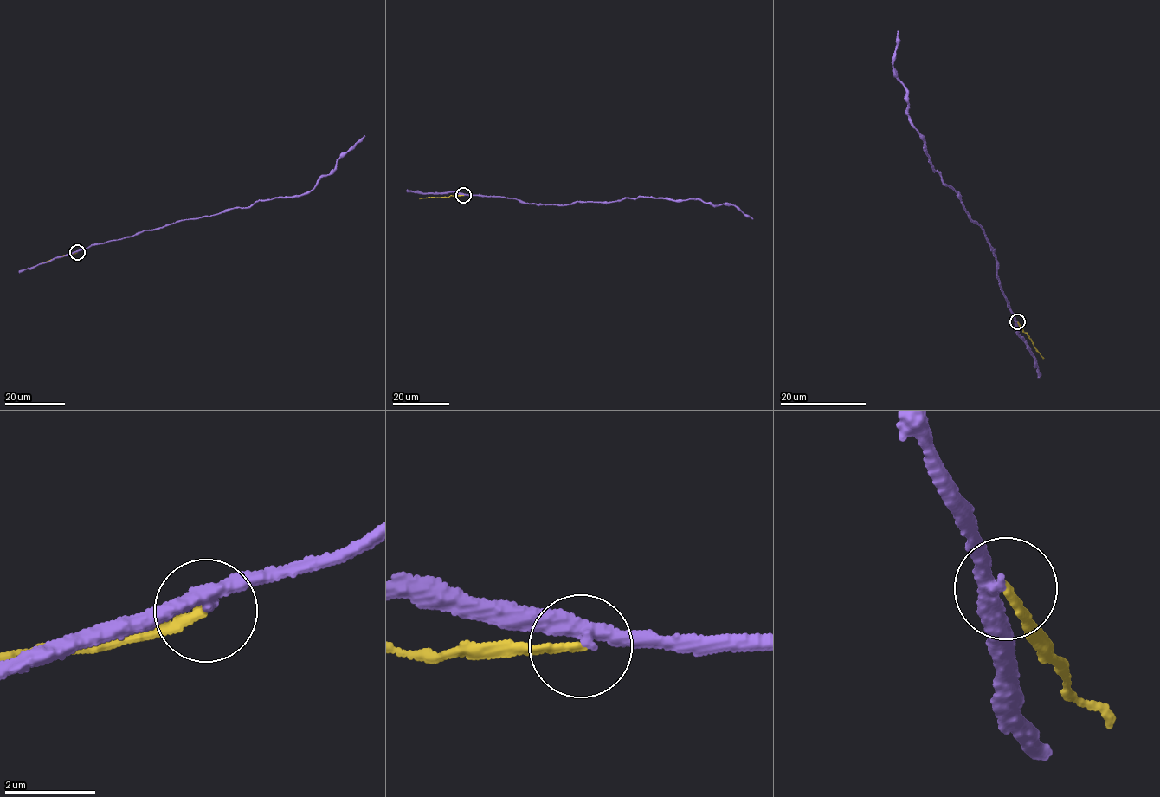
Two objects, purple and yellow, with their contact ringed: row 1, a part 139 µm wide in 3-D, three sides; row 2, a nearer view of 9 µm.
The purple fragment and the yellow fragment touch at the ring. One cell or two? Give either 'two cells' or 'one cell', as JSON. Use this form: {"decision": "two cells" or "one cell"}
{"decision": "two cells"}

